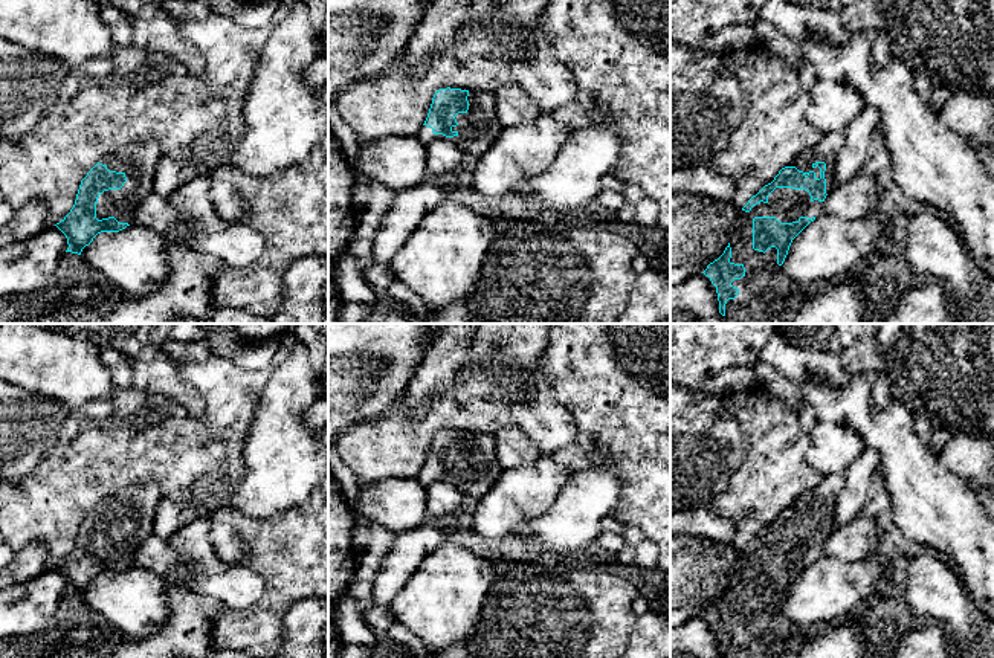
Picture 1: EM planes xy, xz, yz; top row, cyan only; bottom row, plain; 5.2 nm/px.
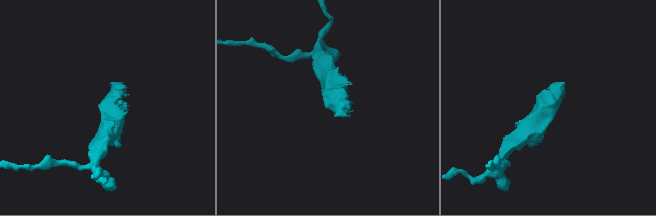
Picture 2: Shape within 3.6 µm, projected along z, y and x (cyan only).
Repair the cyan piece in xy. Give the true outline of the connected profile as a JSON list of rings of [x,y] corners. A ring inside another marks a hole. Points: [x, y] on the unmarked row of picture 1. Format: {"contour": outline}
{"contour": [[[157,484],[131,485],[104,498],[81,522],[70,554],[55,568],[67,580],[67,592],[81,597],[101,574],[119,574],[134,565],[139,545],[153,534],[153,522],[162,495]]]}

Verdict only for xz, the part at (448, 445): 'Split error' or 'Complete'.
Split error

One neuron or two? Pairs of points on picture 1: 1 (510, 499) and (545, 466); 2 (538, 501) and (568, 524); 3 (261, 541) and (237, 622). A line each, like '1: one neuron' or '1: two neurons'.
1: one neuron
2: two neurons
3: one neuron

